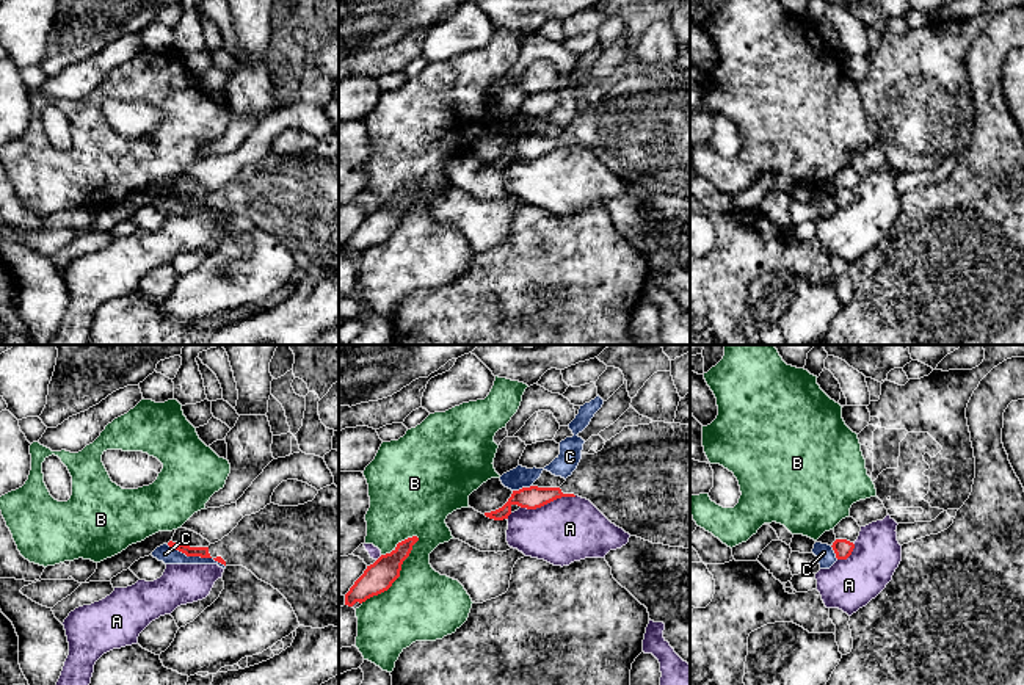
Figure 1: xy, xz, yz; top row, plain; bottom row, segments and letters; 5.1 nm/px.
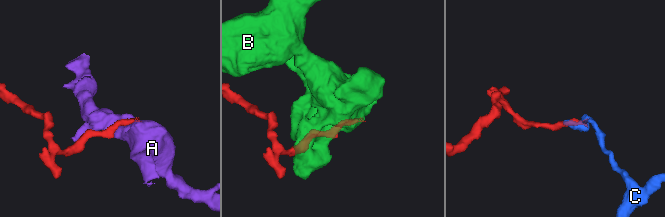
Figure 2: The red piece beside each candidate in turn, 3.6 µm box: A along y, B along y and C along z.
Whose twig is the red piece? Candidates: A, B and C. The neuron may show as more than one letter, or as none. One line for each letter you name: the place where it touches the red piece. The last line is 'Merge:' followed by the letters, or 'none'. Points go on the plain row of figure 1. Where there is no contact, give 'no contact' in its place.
Merge: none

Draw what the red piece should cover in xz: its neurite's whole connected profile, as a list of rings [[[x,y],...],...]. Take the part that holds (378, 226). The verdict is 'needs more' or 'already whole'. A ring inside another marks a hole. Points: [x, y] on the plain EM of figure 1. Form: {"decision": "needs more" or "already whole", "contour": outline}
{"decision": "already whole", "contour": [[[417,185],[408,187],[398,191],[390,202],[381,204],[373,213],[367,215],[364,223],[345,243],[345,254],[353,256],[356,251],[362,252],[387,240],[400,226],[401,213],[409,205],[417,190]]]}

